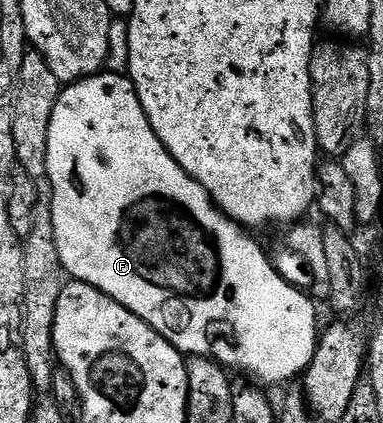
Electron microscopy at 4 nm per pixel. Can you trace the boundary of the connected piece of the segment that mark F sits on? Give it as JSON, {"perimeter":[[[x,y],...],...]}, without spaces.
{"perimeter":[[[110,70],[102,71],[96,76],[88,76],[75,84],[62,87],[59,102],[55,102],[55,110],[51,114],[51,126],[47,134],[47,178],[49,189],[53,195],[51,202],[51,218],[55,226],[55,246],[59,246],[59,258],[65,267],[66,273],[72,279],[81,280],[85,284],[95,286],[107,298],[119,302],[131,314],[143,318],[151,330],[158,332],[171,346],[175,346],[186,357],[205,356],[215,360],[222,368],[232,370],[234,373],[246,372],[254,376],[256,383],[285,384],[302,375],[308,368],[311,358],[317,349],[319,327],[317,328],[317,308],[296,288],[288,284],[279,273],[273,269],[271,261],[265,257],[265,252],[252,240],[250,233],[240,224],[229,219],[220,208],[214,204],[213,199],[171,158],[169,151],[159,142],[155,130],[151,130],[151,122],[147,122],[147,114],[143,114],[143,106],[133,92],[133,84],[128,75],[116,76]]]}

